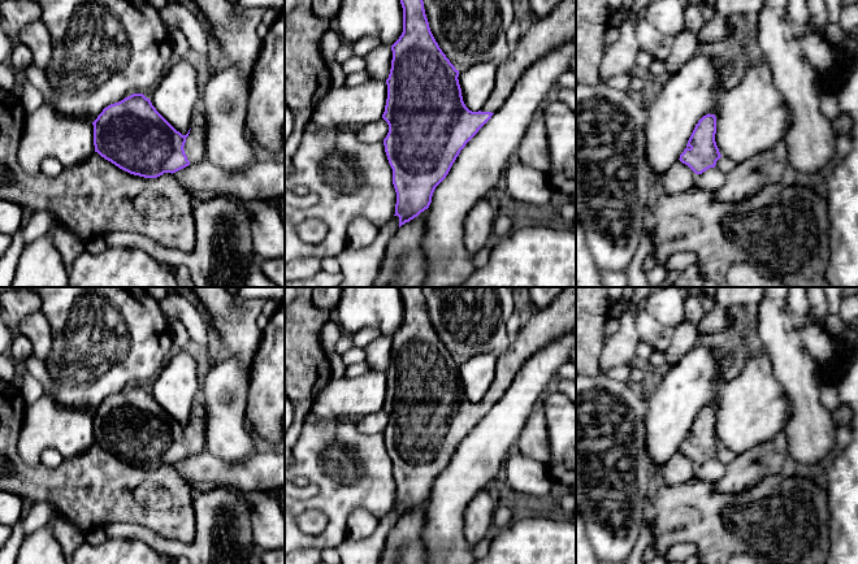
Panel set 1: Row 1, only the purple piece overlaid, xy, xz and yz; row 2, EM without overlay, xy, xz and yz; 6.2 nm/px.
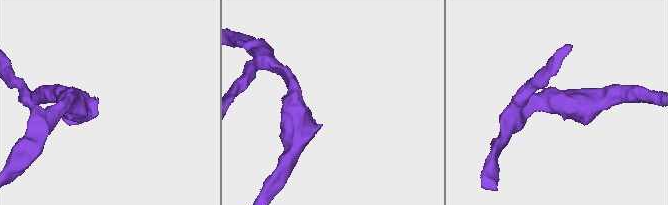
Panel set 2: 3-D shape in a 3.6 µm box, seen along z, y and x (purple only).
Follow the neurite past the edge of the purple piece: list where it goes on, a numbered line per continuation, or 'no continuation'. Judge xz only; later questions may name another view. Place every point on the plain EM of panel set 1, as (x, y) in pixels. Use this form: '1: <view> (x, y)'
1: xz (545, 326)

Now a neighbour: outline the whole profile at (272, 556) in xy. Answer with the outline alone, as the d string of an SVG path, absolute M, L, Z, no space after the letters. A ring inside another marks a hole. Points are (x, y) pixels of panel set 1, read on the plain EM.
M285 548L263 551L260 559L263 564L285 564Z

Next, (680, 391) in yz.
M722 344L696 346L673 366L664 369L645 394L646 447L656 472L679 452L698 412L714 402L716 389L732 373L729 352Z

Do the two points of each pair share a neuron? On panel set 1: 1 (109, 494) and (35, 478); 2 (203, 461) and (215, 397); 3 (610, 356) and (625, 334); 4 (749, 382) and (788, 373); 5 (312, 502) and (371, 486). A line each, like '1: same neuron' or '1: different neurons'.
1: same neuron
2: different neurons
3: same neuron
4: different neurons
5: same neuron

